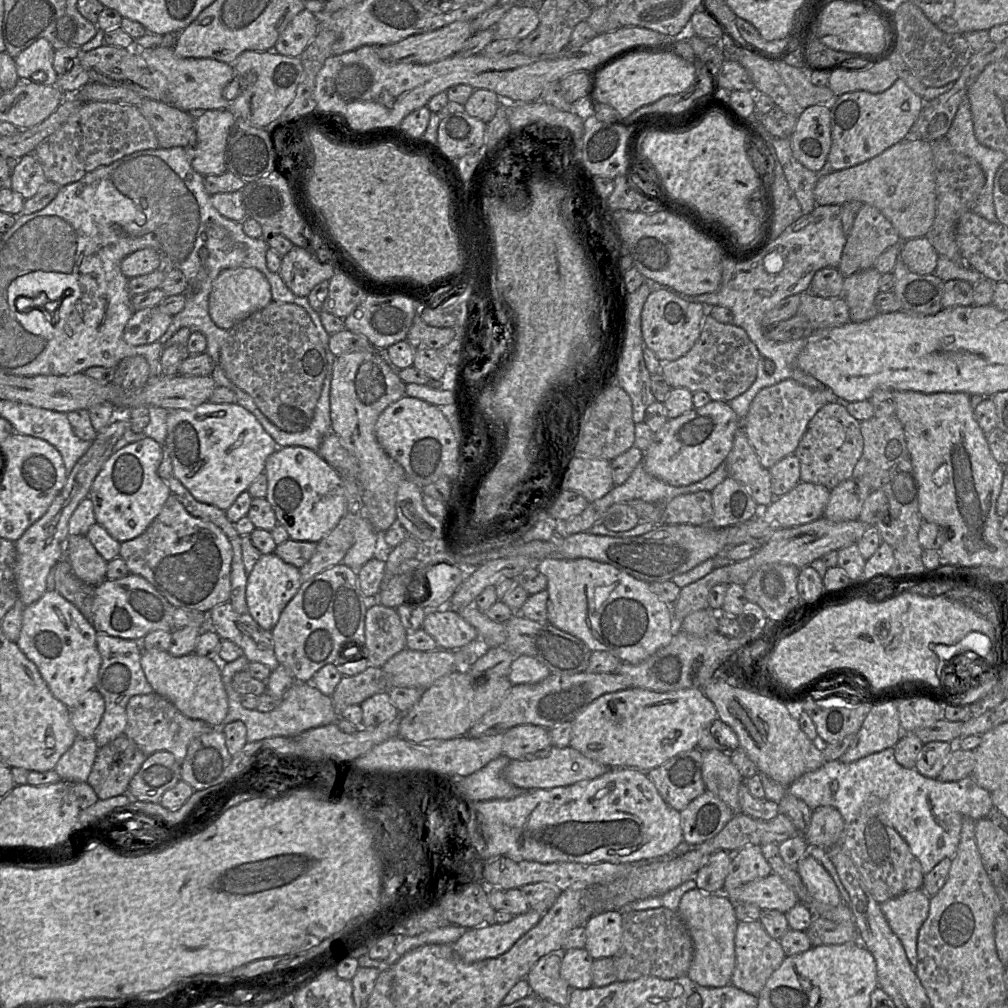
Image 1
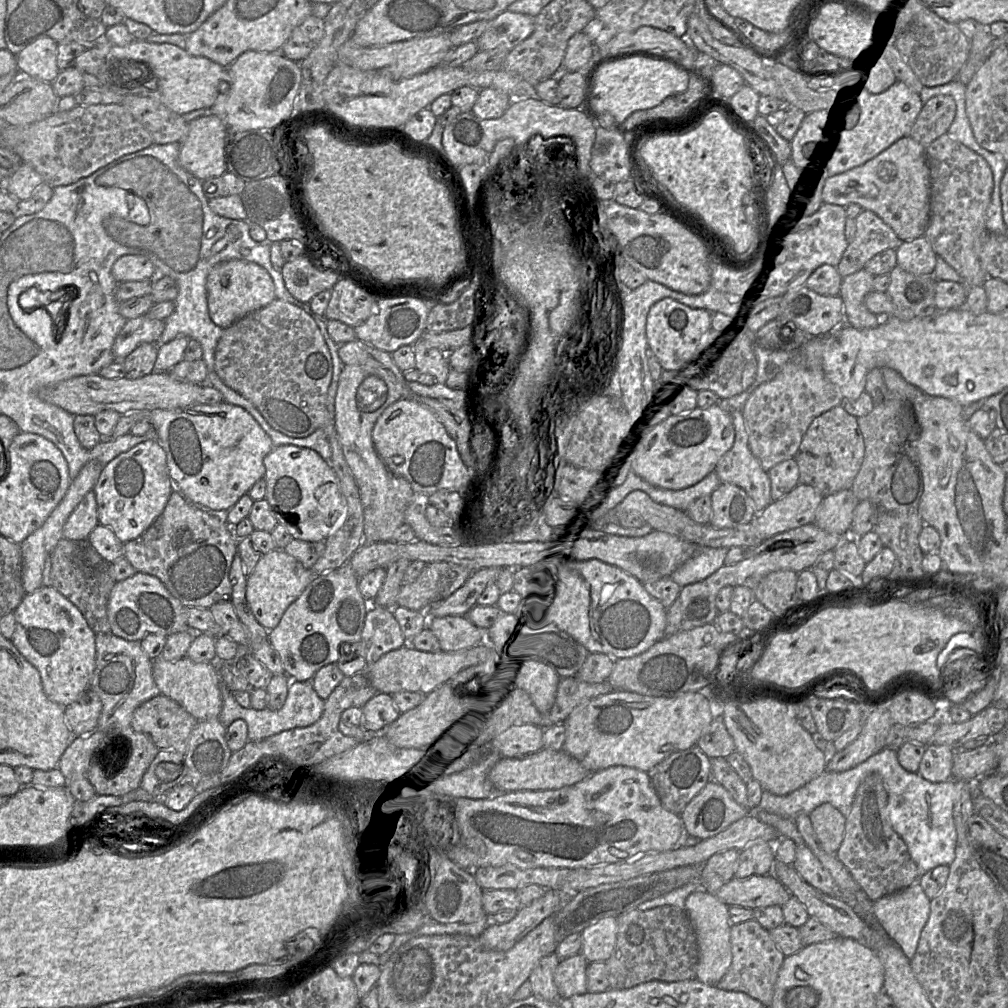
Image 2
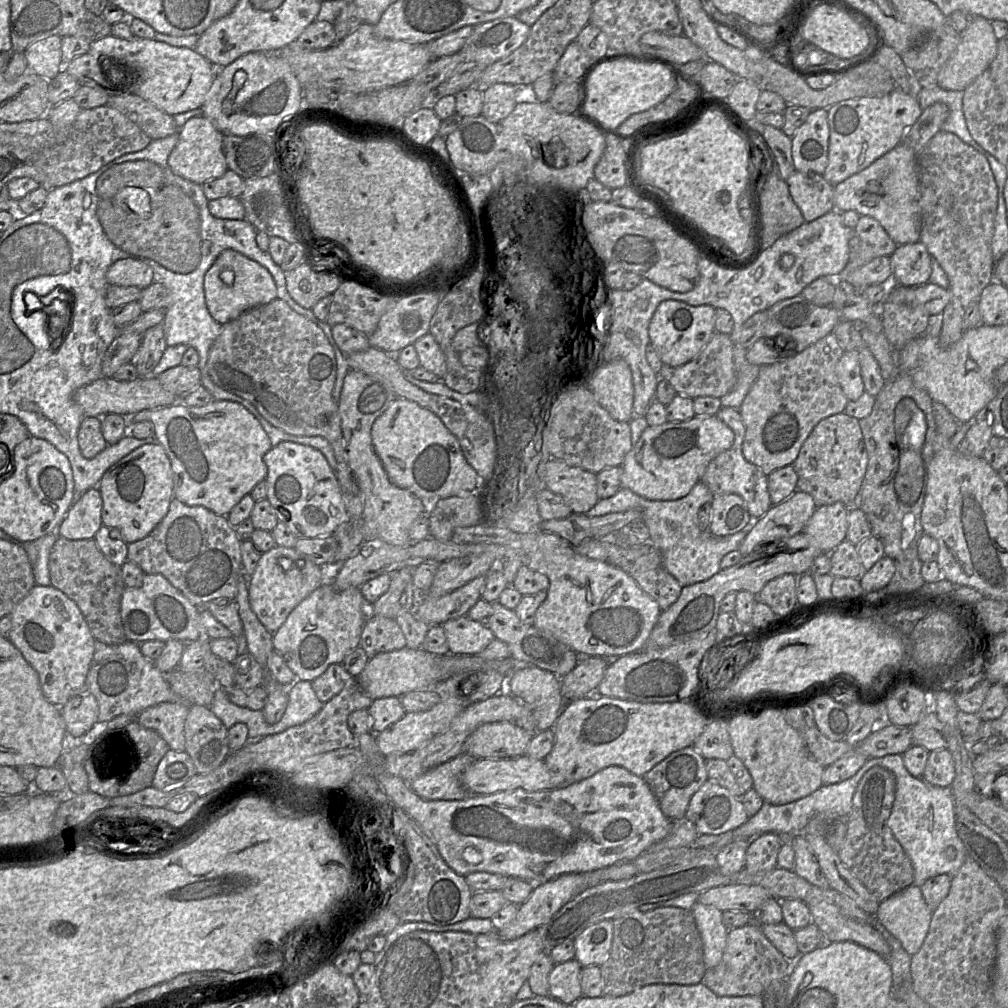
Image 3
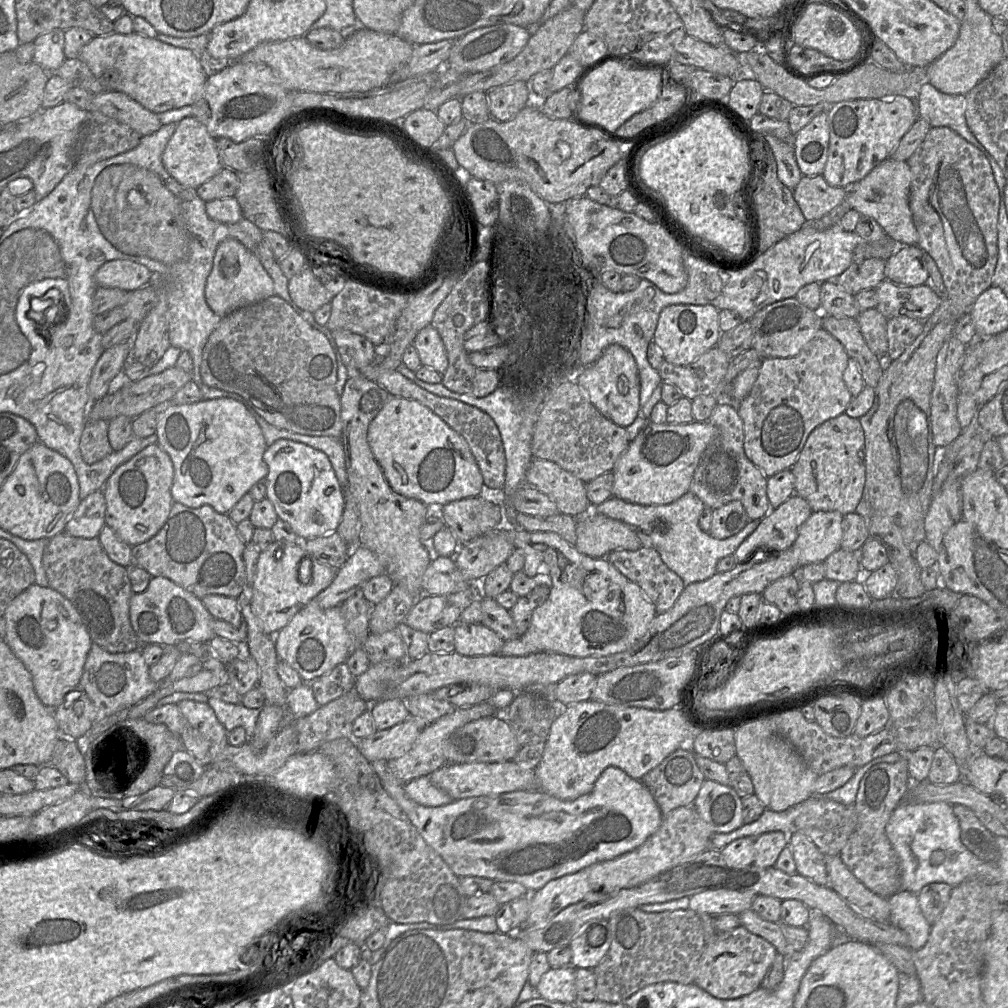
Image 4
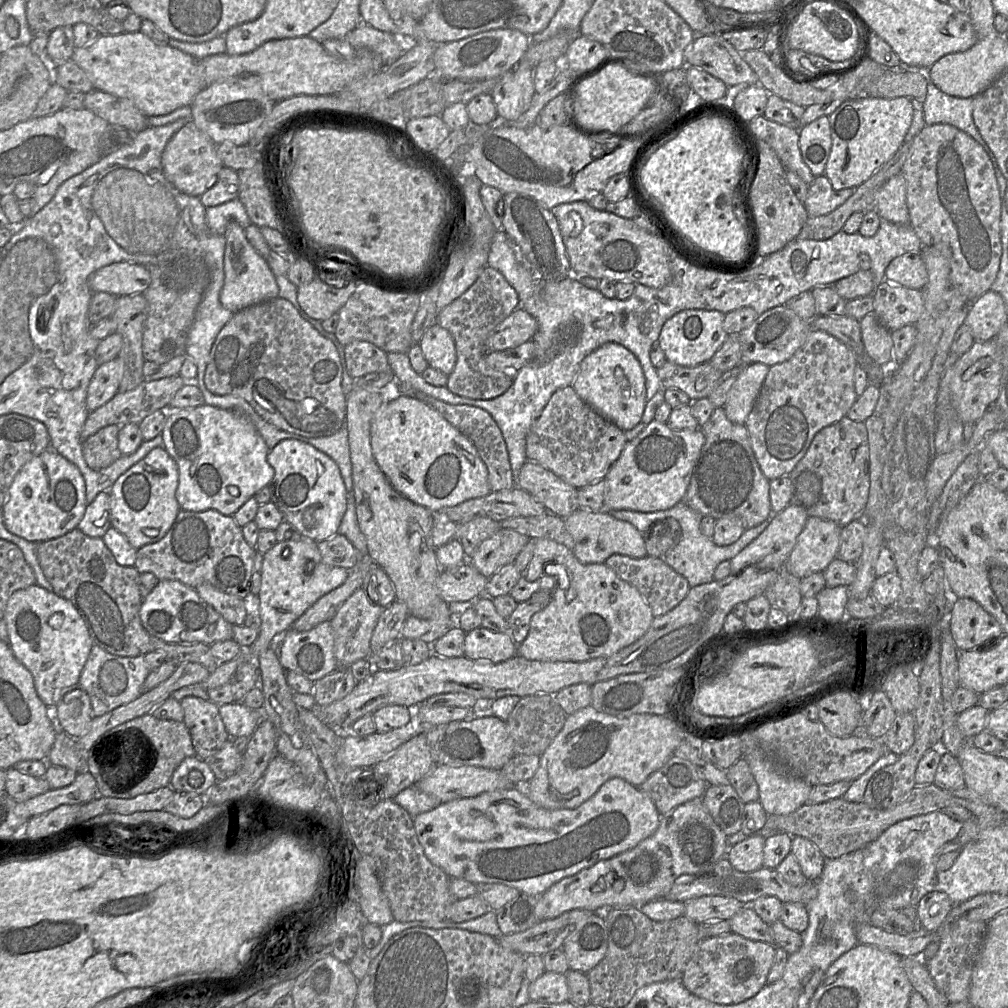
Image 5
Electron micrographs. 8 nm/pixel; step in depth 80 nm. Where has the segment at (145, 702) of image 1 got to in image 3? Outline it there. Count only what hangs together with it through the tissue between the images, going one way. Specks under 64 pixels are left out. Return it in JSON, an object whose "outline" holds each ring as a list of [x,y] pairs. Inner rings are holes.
{"outline":[[[176,702],[159,703],[141,711],[137,715],[136,721],[142,727],[157,732],[165,740],[170,750],[183,752],[185,751],[186,743],[184,725],[188,715],[189,706],[191,705]]]}

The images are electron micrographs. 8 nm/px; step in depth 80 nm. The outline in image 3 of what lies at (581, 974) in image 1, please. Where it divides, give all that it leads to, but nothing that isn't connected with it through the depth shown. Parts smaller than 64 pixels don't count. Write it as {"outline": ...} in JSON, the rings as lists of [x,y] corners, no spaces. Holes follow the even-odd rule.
{"outline":[[[575,958],[555,964],[549,974],[549,996],[565,1005],[574,1004],[583,996],[582,968],[582,965]]]}

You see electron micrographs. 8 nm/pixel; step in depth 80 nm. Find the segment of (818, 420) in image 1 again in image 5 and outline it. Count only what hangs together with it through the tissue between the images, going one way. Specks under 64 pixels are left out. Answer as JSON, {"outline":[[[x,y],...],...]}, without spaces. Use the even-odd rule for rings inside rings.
{"outline":[[[845,416],[821,429],[789,476],[792,503],[804,508],[809,517],[830,520],[840,527],[864,519],[870,488],[869,441],[865,423]]]}

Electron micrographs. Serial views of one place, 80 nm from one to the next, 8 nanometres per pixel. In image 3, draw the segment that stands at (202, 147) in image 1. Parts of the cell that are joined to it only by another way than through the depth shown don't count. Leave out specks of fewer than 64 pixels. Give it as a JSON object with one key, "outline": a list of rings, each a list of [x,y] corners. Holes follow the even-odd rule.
{"outline":[[[203,116],[190,118],[179,130],[179,139],[168,157],[172,172],[197,184],[221,177],[228,169],[223,153],[223,134]]]}

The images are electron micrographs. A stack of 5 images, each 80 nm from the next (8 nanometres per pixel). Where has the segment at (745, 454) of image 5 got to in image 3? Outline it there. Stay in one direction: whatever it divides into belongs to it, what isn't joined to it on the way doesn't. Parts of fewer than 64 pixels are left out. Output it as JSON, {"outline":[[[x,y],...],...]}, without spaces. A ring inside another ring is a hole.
{"outline":[[[721,407],[716,416],[732,429],[734,442],[728,450],[720,453],[708,464],[701,482],[709,488],[713,495],[737,494],[741,496],[746,502],[750,515],[753,518],[761,518],[772,506],[768,491],[768,476],[743,456],[745,426],[739,409]]]}

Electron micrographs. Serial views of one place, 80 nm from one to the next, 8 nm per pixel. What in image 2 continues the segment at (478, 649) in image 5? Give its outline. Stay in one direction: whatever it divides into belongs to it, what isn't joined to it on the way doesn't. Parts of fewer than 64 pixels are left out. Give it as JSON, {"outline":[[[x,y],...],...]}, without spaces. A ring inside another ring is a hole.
{"outline":[[[465,615],[430,618],[427,627],[446,652],[469,649],[490,638],[489,629],[474,625]]]}

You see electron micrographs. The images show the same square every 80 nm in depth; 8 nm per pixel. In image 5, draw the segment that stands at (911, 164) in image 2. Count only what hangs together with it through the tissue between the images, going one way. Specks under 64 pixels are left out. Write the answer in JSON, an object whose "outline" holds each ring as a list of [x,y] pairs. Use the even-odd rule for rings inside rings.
{"outline":[[[902,173],[890,178],[875,194],[872,209],[881,219],[898,225],[909,225],[906,204],[906,182]]]}

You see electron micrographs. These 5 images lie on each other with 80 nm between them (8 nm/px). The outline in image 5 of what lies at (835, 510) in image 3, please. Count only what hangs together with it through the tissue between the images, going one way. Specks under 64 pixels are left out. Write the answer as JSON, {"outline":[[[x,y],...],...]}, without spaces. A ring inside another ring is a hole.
{"outline":[[[809,517],[784,569],[799,579],[823,572],[838,556],[842,527],[820,517]]]}

